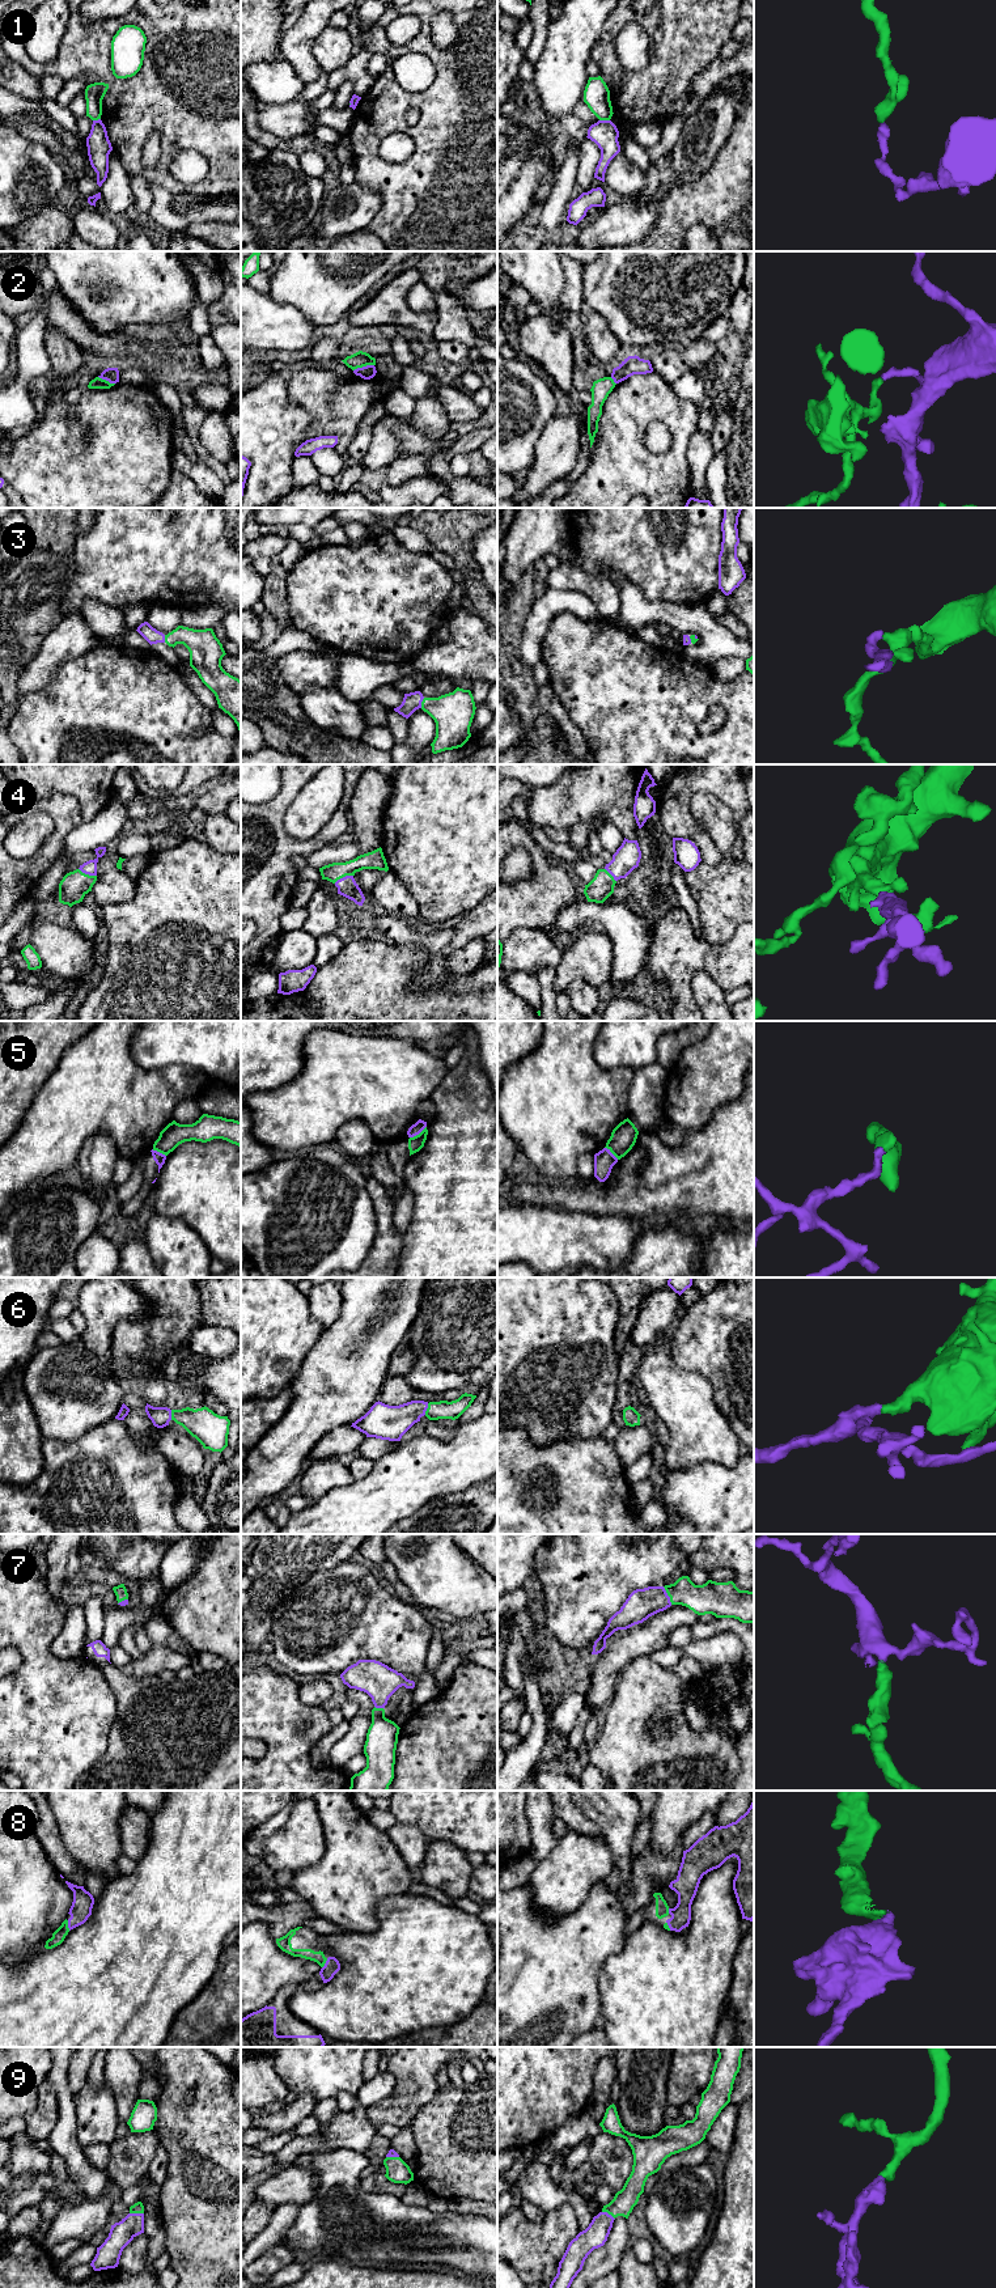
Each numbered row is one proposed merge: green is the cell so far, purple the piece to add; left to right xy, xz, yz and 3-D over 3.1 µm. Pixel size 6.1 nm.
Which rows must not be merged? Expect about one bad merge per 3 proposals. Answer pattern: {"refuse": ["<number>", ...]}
{"refuse": ["1", "2", "5"]}

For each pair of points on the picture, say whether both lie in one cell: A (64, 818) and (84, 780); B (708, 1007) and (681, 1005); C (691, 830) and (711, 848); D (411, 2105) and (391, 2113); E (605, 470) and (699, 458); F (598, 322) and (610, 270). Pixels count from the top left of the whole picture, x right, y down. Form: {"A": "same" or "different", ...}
{"A": "different", "B": "different", "C": "same", "D": "same", "E": "different", "F": "different"}

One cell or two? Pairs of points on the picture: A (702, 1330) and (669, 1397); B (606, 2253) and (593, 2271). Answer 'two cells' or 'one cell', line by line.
A: two cells
B: one cell

